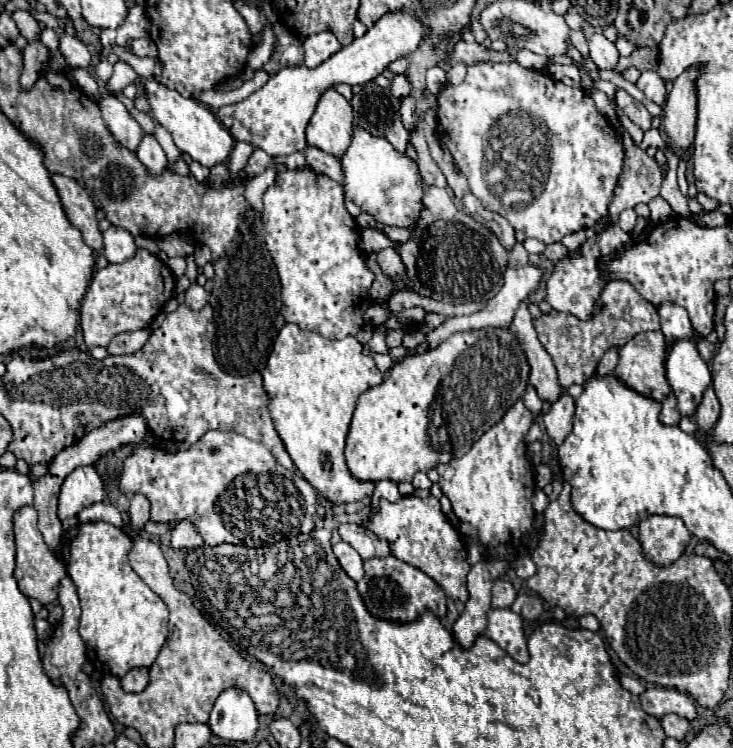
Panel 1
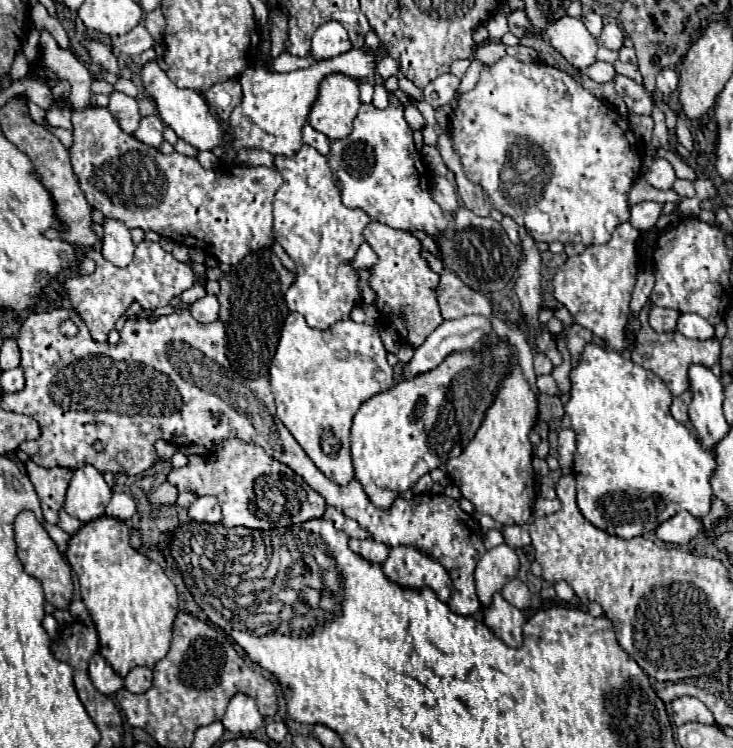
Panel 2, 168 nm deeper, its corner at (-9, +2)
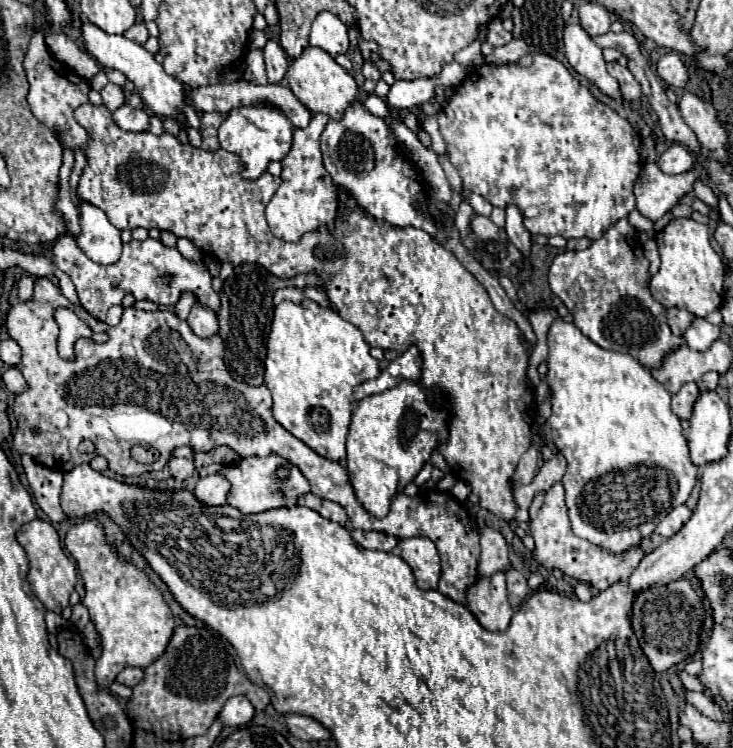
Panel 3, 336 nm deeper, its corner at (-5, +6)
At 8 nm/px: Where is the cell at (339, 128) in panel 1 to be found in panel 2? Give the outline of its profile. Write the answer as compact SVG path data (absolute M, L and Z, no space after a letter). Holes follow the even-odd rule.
M341 72L329 74L319 84L319 94L309 110L309 124L329 140L351 134L351 124L361 106L359 84Z

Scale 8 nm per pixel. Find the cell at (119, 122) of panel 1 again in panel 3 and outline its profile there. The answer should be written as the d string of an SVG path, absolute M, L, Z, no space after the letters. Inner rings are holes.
M107 84L103 90L101 90L101 96L103 96L103 104L115 112L119 106L125 104L125 96L123 96L123 88L117 86L117 84Z

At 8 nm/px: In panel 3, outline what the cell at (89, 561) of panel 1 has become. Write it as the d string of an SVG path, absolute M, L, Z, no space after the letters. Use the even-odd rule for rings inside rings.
M83 520L75 524L65 536L65 548L77 560L85 584L83 606L89 610L91 622L101 636L101 658L95 666L95 678L99 686L107 688L123 668L147 668L159 658L173 634L175 620L161 590L149 576L135 564L123 560L121 554L109 546L105 528L99 520Z

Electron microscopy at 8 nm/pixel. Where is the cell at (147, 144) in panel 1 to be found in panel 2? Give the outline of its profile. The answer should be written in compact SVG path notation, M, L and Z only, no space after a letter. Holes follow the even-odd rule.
M151 114L151 116L147 116L147 118L141 118L141 122L139 122L139 128L135 130L135 138L137 140L141 140L143 144L147 144L147 146L155 146L155 148L159 148L159 144L161 144L161 140L163 140L163 122L159 120L159 116L155 116L155 114Z

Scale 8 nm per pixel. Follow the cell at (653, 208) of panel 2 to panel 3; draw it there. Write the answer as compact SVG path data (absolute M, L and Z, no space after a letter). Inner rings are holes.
M655 162L645 164L635 184L637 210L653 222L659 220L665 212L669 212L679 202L683 194L693 190L693 182L697 176L699 174L695 170L669 176L663 174Z

